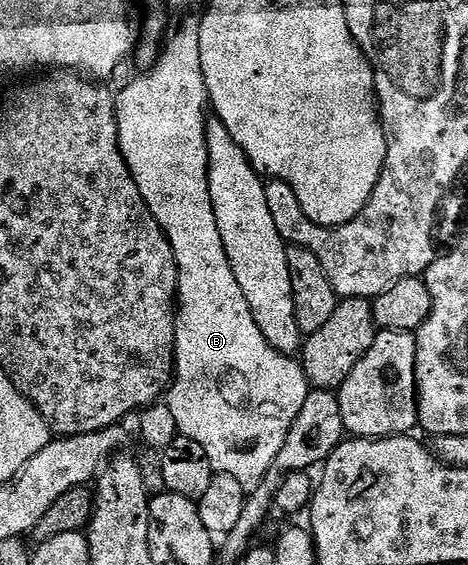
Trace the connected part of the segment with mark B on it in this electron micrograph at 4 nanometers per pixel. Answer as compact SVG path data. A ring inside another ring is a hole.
M189 18L177 30L177 35L168 39L167 45L162 49L157 65L148 71L146 78L138 82L129 82L115 94L117 104L117 139L123 160L139 188L139 196L147 204L151 216L163 228L165 238L171 244L177 261L177 327L175 328L175 373L172 383L167 391L167 405L175 415L177 433L182 438L195 440L207 452L207 460L211 460L211 468L218 474L226 474L243 484L245 491L257 489L258 484L267 476L275 456L279 456L279 448L287 440L287 432L291 432L291 424L299 416L299 408L303 408L303 400L307 400L311 389L307 376L303 372L300 361L288 354L280 354L263 336L259 324L255 324L255 316L251 316L251 308L247 308L247 300L243 297L243 288L239 288L239 280L235 280L235 272L231 272L231 264L227 260L227 252L223 248L223 240L219 236L219 228L215 220L215 208L211 204L211 188L209 187L209 157L207 156L207 132L205 124L207 111L210 109L207 84L203 80L203 56L199 53L199 34L201 32L201 18Z

